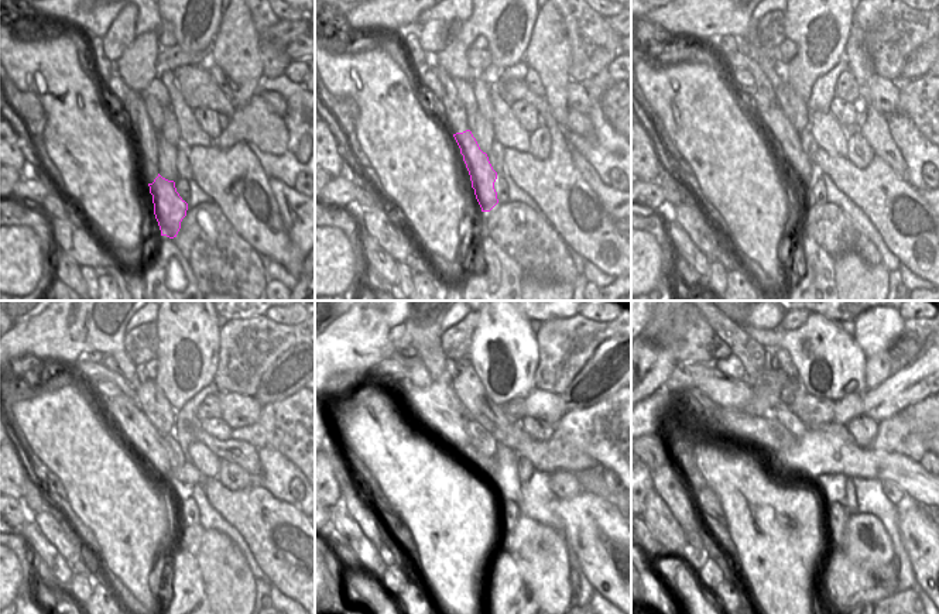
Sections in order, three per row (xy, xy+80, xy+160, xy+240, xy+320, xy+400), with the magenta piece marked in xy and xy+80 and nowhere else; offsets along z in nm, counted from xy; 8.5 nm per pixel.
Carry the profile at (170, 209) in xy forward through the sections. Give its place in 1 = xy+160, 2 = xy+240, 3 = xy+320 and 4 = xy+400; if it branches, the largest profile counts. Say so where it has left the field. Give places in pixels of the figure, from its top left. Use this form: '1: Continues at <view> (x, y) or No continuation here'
1: Continues at xy+160 (787, 139)
2: Continues at xy+240 (129, 419)
3: Continues at xy+320 (438, 408)
4: Continues at xy+400 (719, 388)

